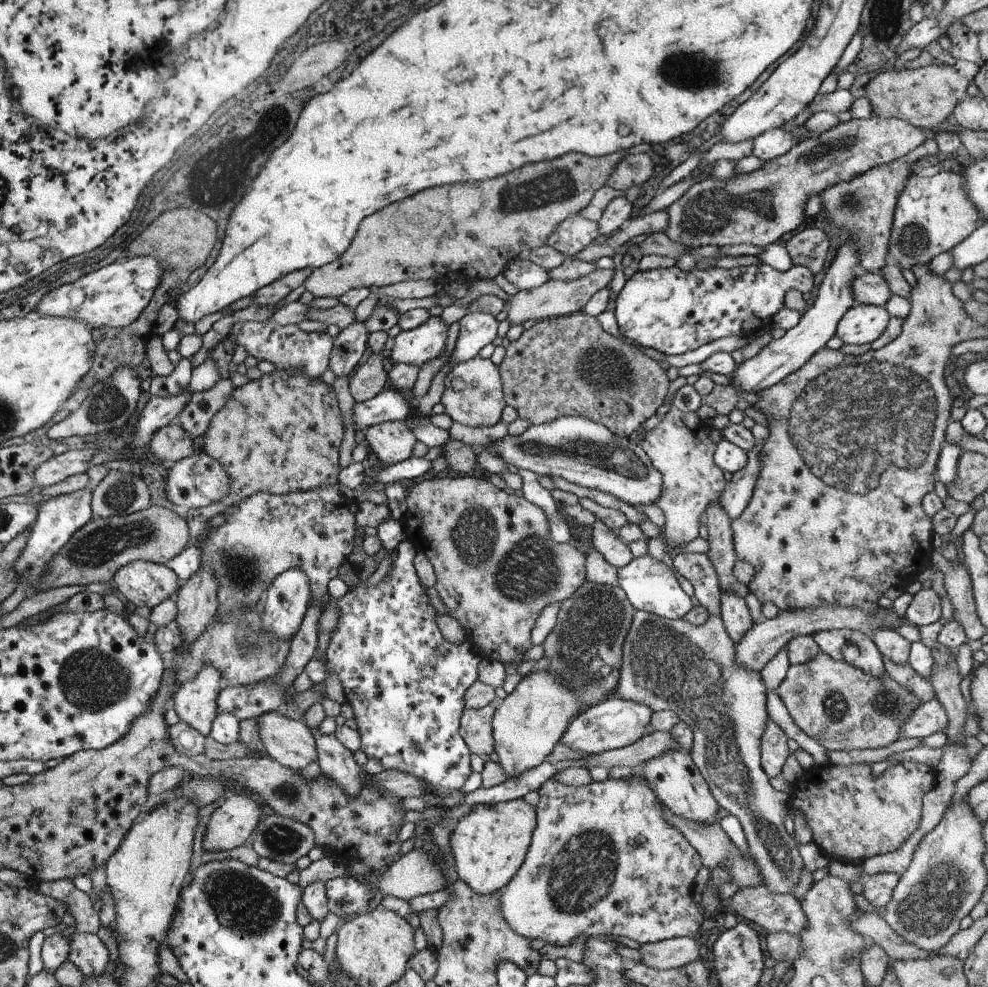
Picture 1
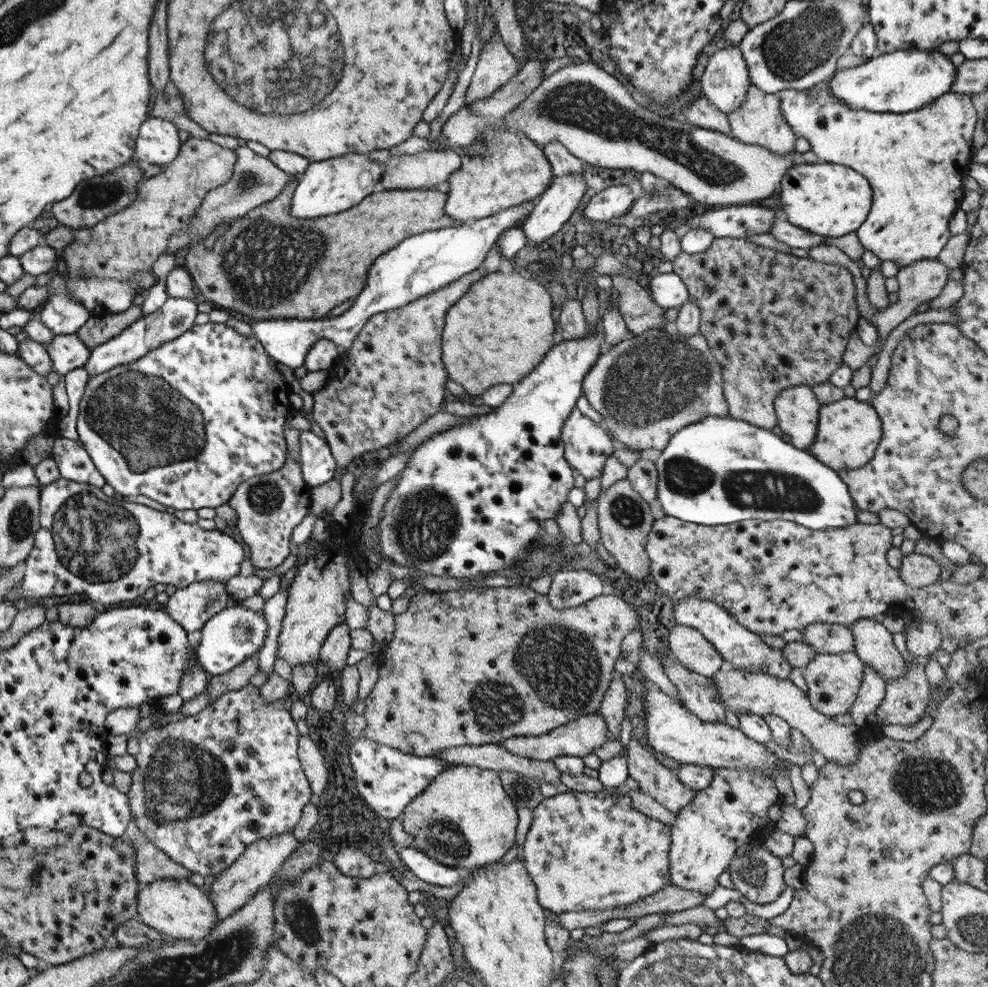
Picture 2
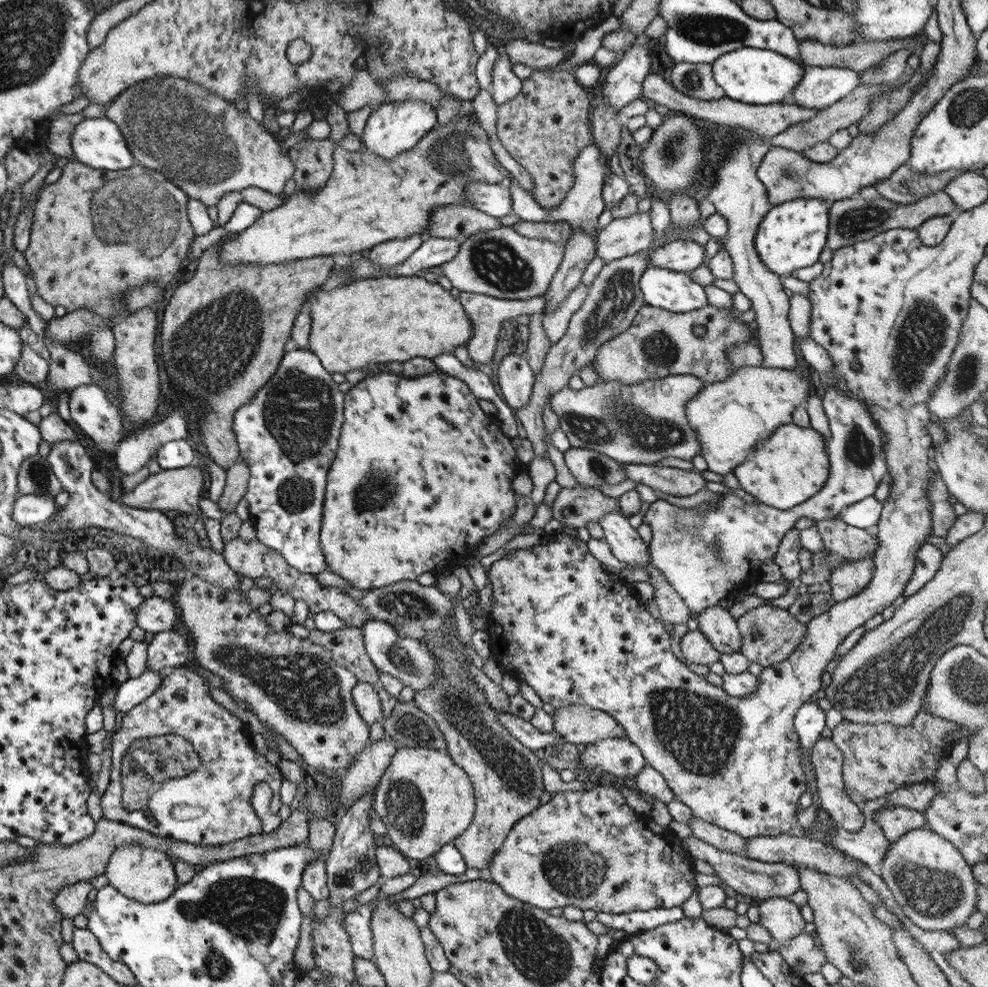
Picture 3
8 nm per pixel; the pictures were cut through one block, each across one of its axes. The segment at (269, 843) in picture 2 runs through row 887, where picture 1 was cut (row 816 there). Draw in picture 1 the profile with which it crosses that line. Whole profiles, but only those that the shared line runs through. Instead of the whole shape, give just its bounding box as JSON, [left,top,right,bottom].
[203,794,263,852]

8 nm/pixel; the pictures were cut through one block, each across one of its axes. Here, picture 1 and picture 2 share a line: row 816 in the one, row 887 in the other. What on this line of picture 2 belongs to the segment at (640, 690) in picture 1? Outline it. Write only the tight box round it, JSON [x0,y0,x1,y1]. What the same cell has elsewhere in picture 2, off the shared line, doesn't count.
[727,846,787,904]

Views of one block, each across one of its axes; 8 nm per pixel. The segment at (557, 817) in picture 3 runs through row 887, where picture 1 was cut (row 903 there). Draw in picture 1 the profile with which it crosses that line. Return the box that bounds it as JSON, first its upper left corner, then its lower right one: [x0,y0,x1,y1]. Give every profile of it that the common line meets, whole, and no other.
[499,772,705,948]

